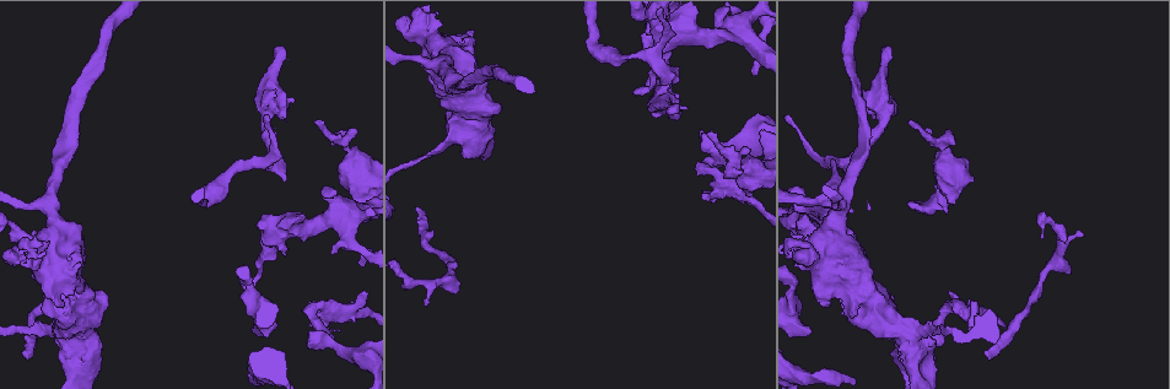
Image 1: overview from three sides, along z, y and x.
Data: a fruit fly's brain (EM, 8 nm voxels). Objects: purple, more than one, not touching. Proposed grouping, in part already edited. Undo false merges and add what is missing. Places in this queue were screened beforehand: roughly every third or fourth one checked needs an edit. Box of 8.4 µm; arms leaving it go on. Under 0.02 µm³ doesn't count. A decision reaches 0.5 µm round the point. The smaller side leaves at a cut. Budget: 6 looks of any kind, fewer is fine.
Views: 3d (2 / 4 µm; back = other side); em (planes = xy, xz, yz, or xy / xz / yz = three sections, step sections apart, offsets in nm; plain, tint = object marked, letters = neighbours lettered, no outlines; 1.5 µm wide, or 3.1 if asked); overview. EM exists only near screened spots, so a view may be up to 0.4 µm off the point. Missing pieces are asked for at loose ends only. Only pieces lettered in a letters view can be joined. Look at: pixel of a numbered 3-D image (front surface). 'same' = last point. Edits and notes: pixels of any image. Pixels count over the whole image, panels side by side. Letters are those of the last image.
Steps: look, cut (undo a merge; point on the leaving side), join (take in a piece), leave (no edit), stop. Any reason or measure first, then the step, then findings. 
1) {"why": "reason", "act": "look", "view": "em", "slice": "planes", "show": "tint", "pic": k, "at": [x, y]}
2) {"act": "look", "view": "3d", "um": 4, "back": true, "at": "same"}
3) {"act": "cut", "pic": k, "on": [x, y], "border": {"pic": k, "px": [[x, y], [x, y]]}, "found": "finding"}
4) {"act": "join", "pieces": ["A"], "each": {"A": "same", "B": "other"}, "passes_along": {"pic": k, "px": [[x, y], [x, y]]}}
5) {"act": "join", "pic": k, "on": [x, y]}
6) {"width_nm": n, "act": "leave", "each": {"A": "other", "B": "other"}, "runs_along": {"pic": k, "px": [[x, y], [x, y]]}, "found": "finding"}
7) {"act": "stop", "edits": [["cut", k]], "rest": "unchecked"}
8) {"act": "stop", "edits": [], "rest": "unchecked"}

{"why": "free end", "act": "look", "view": "3d", "um": 2, "back": true, "pic": 1, "at": [21, 352]}

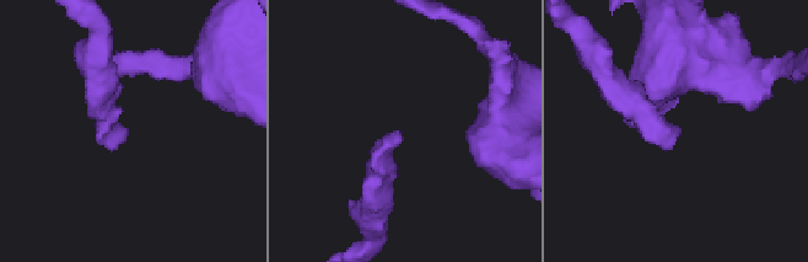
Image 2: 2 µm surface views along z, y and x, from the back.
{"act": "look", "view": "em", "slice": "planes", "show": "letters", "pic": 2, "at": [396, 132]}

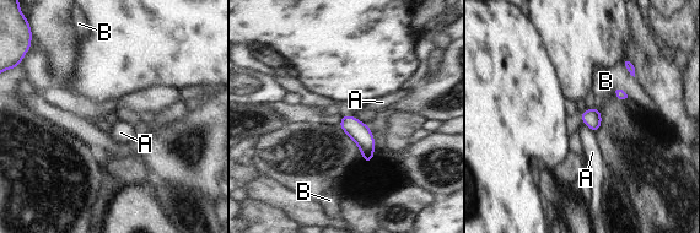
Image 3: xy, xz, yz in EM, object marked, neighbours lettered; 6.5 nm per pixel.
{"width_nm": 110, "act": "leave", "each": {"A": "other", "B": "other"}, "border": {"pic": 3, "px": [[585, 124], [594, 133]]}, "found": "none of them fits"}

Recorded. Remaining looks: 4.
{"why": "thick turns thin", "act": "look", "view": "em", "slice": "xy", "step": 8, "show": "tint", "pic": 1, "at": [53, 206]}

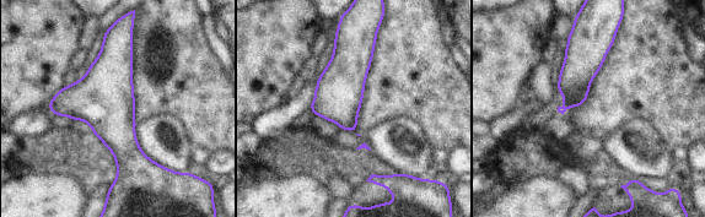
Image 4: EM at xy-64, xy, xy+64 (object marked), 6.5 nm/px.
{"why": "see the neighbours", "act": "look", "view": "em", "slice": "xy", "step": 8, "show": "letters", "at": "same"}

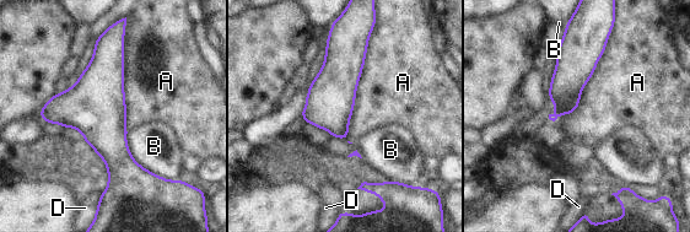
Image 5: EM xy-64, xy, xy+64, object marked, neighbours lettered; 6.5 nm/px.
{"longest_contact_nm": ["A", 700], "act": "leave", "each": {"A": "other", "B": "other", "D": "other"}, "border": {"pic": 5, "px": [[127, 131], [130, 155], [166, 179]]}, "found": "one cell here"}

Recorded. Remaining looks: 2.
{"why": "abrupt turn", "act": "look", "view": "3d", "um": 4, "pic": 1, "at": [594, 45]}

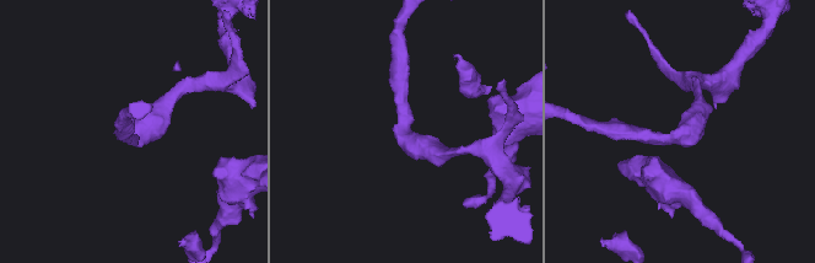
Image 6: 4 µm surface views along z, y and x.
{"arm_widths_nm": [190, 220], "why": "need the tissue", "act": "look", "view": "em", "slice": "planes", "show": "letters", "pic": 6, "at": [679, 138]}

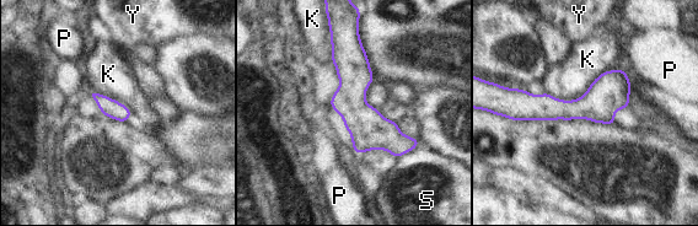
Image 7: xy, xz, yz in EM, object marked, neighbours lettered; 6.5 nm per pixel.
{"width_nm": 120, "act": "leave", "each": {"K": "other", "P": "other", "S": "other", "Y": "other"}, "border": {"pic": 7, "px": [[607, 70], [576, 98], [545, 92]]}, "found": "all the same cell"}

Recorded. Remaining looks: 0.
{"act": "stop", "edits": [], "rest": "unchecked"}

